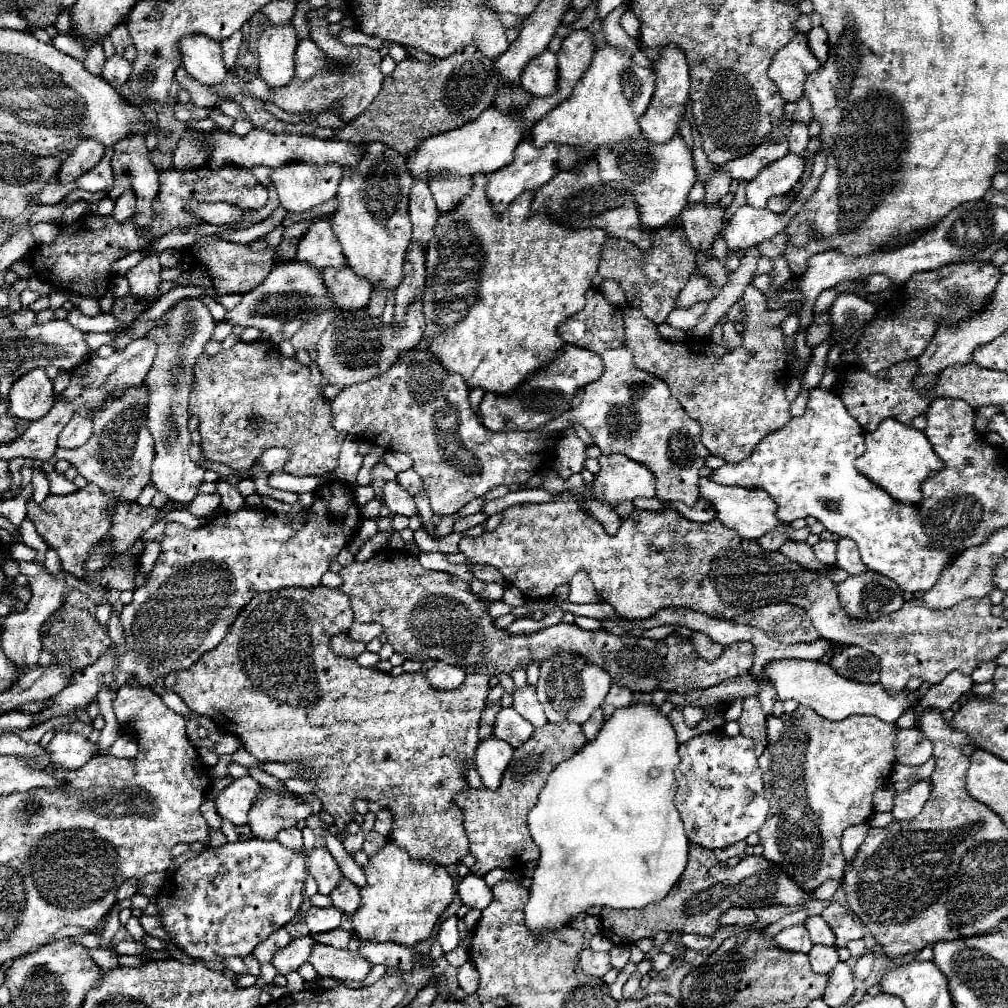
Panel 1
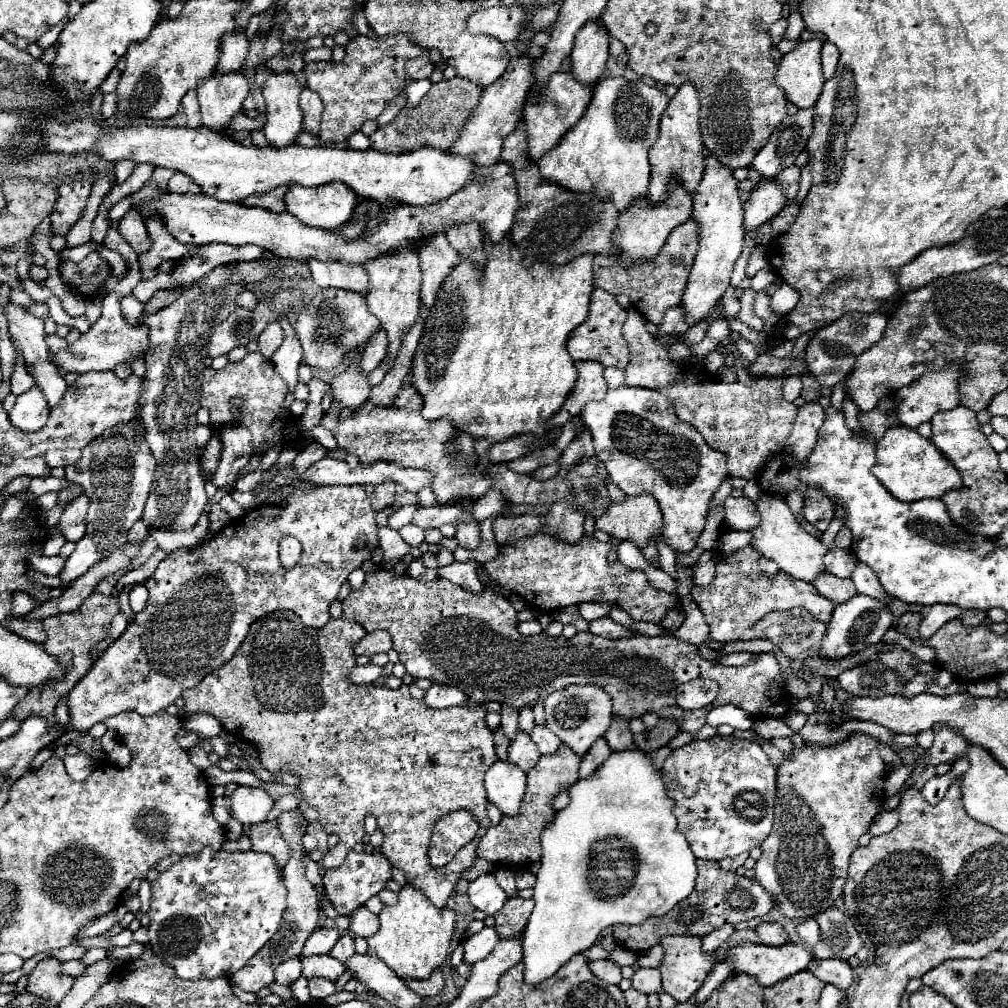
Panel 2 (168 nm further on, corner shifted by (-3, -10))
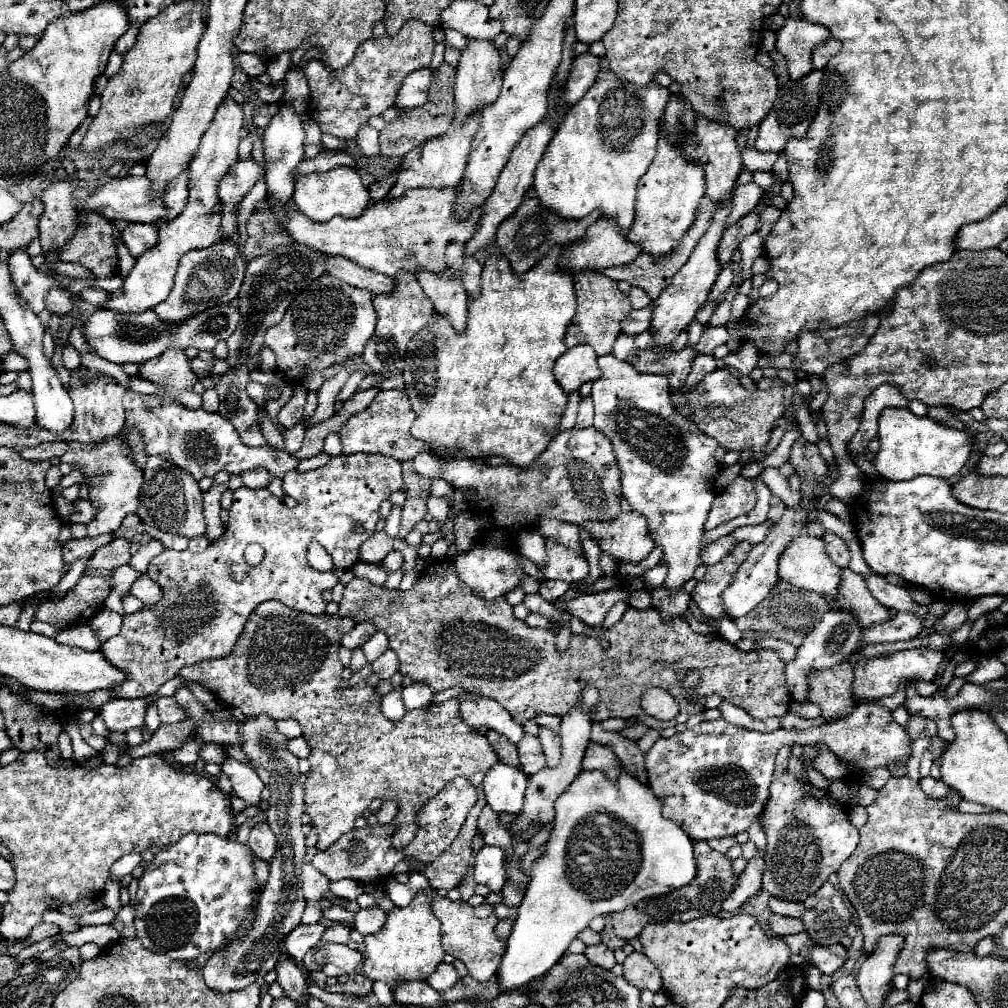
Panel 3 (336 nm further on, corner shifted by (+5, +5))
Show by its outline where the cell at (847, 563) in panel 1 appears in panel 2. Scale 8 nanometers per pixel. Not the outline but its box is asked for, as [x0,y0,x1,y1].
[851,563,889,605]

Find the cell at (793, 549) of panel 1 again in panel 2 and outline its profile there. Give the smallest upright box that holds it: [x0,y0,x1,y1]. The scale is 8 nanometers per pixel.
[813,573,857,605]

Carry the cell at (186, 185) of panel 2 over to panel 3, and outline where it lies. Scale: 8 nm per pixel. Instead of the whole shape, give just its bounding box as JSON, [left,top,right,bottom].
[165,168,189,218]

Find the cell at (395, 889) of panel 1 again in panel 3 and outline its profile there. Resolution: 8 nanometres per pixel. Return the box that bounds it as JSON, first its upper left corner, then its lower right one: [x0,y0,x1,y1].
[363,890,443,988]

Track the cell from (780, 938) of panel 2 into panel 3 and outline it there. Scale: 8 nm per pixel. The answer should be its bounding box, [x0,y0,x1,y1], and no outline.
[769,914,803,936]

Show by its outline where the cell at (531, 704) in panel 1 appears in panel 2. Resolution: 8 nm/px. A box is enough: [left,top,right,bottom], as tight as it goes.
[531,727,563,755]

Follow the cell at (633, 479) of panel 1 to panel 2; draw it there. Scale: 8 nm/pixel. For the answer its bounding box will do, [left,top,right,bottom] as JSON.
[595,493,663,549]

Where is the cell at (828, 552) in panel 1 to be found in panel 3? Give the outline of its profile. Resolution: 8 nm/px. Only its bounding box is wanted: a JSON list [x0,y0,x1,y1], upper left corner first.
[823,532,849,568]

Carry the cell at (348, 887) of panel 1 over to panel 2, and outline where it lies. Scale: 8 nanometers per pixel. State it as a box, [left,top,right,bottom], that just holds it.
[349,905,377,937]

